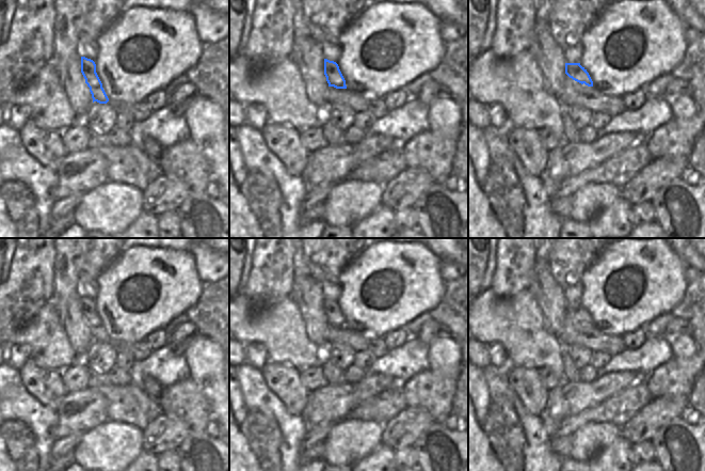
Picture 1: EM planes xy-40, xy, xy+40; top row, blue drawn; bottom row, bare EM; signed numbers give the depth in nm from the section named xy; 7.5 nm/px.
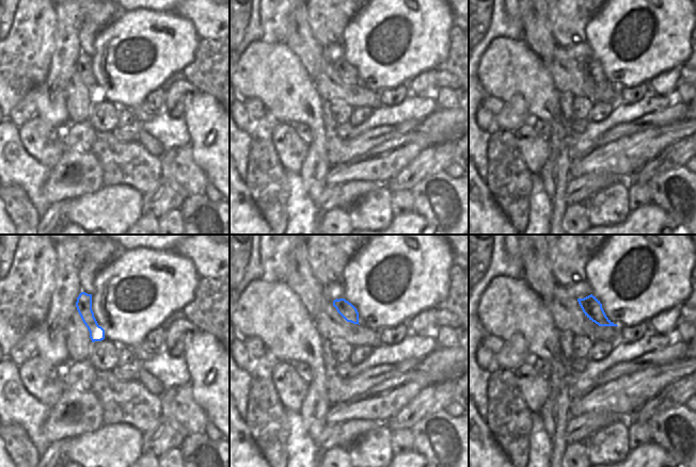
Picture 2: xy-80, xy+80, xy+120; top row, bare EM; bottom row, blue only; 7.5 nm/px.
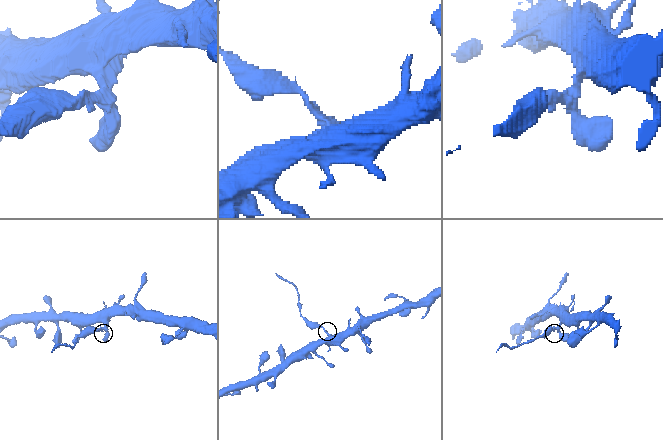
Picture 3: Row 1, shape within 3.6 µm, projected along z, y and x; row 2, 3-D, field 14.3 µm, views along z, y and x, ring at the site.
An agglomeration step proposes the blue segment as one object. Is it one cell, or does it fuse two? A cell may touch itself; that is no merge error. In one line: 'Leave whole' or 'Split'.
Split

